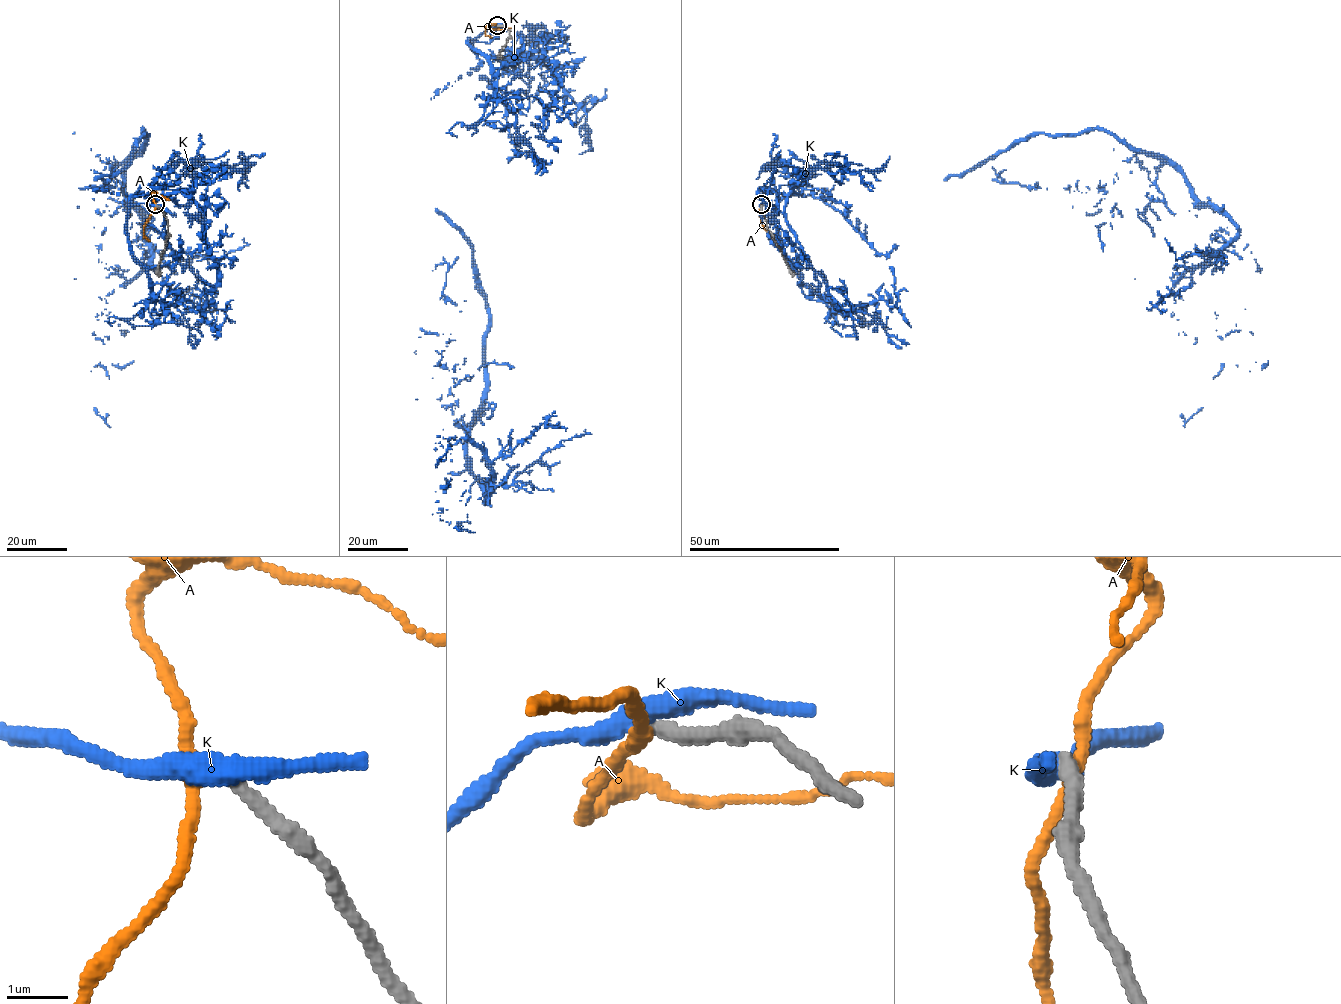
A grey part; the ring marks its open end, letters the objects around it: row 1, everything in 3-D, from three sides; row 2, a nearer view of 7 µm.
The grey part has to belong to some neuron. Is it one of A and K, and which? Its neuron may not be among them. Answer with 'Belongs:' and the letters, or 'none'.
Belongs: none

